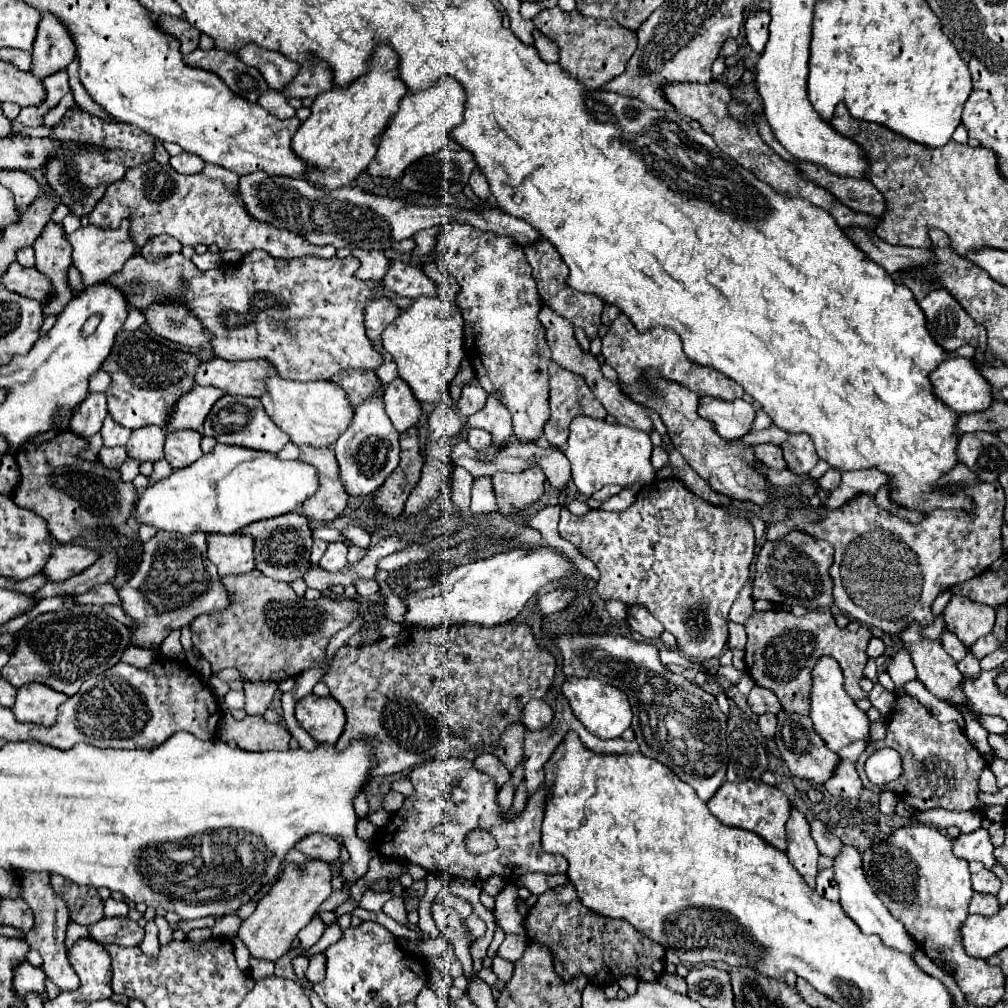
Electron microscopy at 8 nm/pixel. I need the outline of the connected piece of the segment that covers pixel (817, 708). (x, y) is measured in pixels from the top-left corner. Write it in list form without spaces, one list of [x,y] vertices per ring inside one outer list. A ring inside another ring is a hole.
[[[830,656],[820,658],[820,662],[816,662],[816,666],[812,668],[810,720],[812,720],[818,736],[826,742],[826,746],[832,752],[838,752],[840,748],[848,746],[854,740],[868,740],[868,728],[870,728],[870,720],[868,720],[866,712],[862,712],[854,704],[854,700],[844,692],[842,680],[844,680],[842,670],[840,670],[838,662]]]

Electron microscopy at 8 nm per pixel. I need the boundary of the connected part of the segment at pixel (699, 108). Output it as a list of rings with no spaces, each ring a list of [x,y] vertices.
[[[714,80],[714,82],[708,82],[708,84],[688,84],[688,82],[668,84],[668,86],[664,86],[664,98],[674,106],[676,112],[700,122],[702,130],[714,138],[714,142],[718,144],[718,148],[724,154],[728,154],[732,160],[740,162],[740,166],[750,170],[762,182],[770,184],[776,192],[782,192],[786,196],[806,198],[814,206],[820,206],[820,208],[828,210],[828,214],[832,214],[832,218],[838,222],[840,228],[844,228],[844,226],[864,226],[868,230],[874,230],[876,218],[864,216],[860,212],[850,210],[848,206],[840,204],[840,200],[836,200],[828,190],[804,180],[790,162],[782,160],[768,144],[764,144],[760,134],[756,132],[756,126],[744,124],[744,120],[732,118],[732,114],[728,114],[728,102],[732,102],[734,96],[730,94],[730,88],[722,80]]]

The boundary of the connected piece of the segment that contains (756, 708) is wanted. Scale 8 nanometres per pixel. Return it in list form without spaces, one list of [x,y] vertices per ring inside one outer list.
[[[760,686],[752,688],[752,692],[748,694],[748,704],[750,704],[754,714],[766,714],[766,712],[776,714],[776,712],[782,710],[782,706],[776,700],[776,696],[770,690],[764,690]]]

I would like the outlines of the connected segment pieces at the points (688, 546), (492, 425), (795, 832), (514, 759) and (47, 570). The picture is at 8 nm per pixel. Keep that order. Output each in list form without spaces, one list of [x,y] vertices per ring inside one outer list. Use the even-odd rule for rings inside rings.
[[[664,478],[664,480],[652,480],[648,486],[642,486],[642,490],[636,494],[634,504],[630,508],[622,510],[622,512],[590,510],[586,516],[572,516],[566,508],[562,508],[562,514],[560,514],[560,536],[564,540],[572,542],[578,548],[578,552],[582,552],[586,558],[590,558],[596,564],[596,568],[600,572],[596,590],[598,590],[598,594],[600,594],[602,600],[620,600],[626,606],[644,604],[652,612],[652,616],[656,620],[660,620],[662,626],[676,638],[678,650],[684,656],[688,656],[688,658],[710,660],[710,658],[720,656],[720,652],[724,650],[724,646],[728,642],[728,610],[734,604],[734,600],[738,598],[740,588],[748,580],[748,568],[750,568],[750,562],[754,558],[754,528],[744,518],[728,516],[722,508],[718,508],[718,506],[706,502],[704,498],[692,494],[680,480],[676,480],[676,478]]]
[[[488,396],[486,406],[468,418],[470,428],[484,428],[492,434],[492,444],[504,448],[512,436],[512,420],[508,410],[496,396]]]
[[[792,810],[792,816],[786,824],[786,832],[788,832],[788,852],[786,852],[788,860],[792,862],[792,866],[796,866],[796,870],[802,874],[808,886],[814,886],[814,878],[818,874],[816,860],[820,852],[816,850],[816,844],[810,836],[806,816],[800,814],[798,810]]]
[[[516,724],[516,726],[508,726],[506,734],[500,736],[500,746],[492,746],[492,752],[496,758],[500,758],[500,762],[508,768],[508,772],[514,772],[514,768],[520,764],[522,760],[522,740],[524,740],[524,726]]]
[[[60,544],[52,550],[52,556],[44,564],[42,574],[46,574],[48,582],[62,582],[92,566],[98,560],[96,550],[88,550],[74,544]]]

